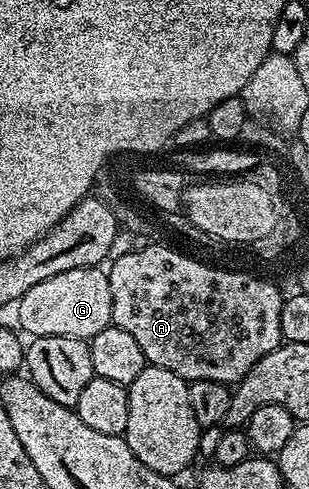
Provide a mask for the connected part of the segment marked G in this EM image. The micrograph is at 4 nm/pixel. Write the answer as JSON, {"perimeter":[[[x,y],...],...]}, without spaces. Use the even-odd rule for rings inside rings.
{"perimeter":[[[98,267],[74,268],[53,278],[45,278],[20,298],[18,308],[18,327],[24,333],[27,331],[28,337],[64,336],[90,341],[92,336],[111,324],[111,291],[107,272]]]}

